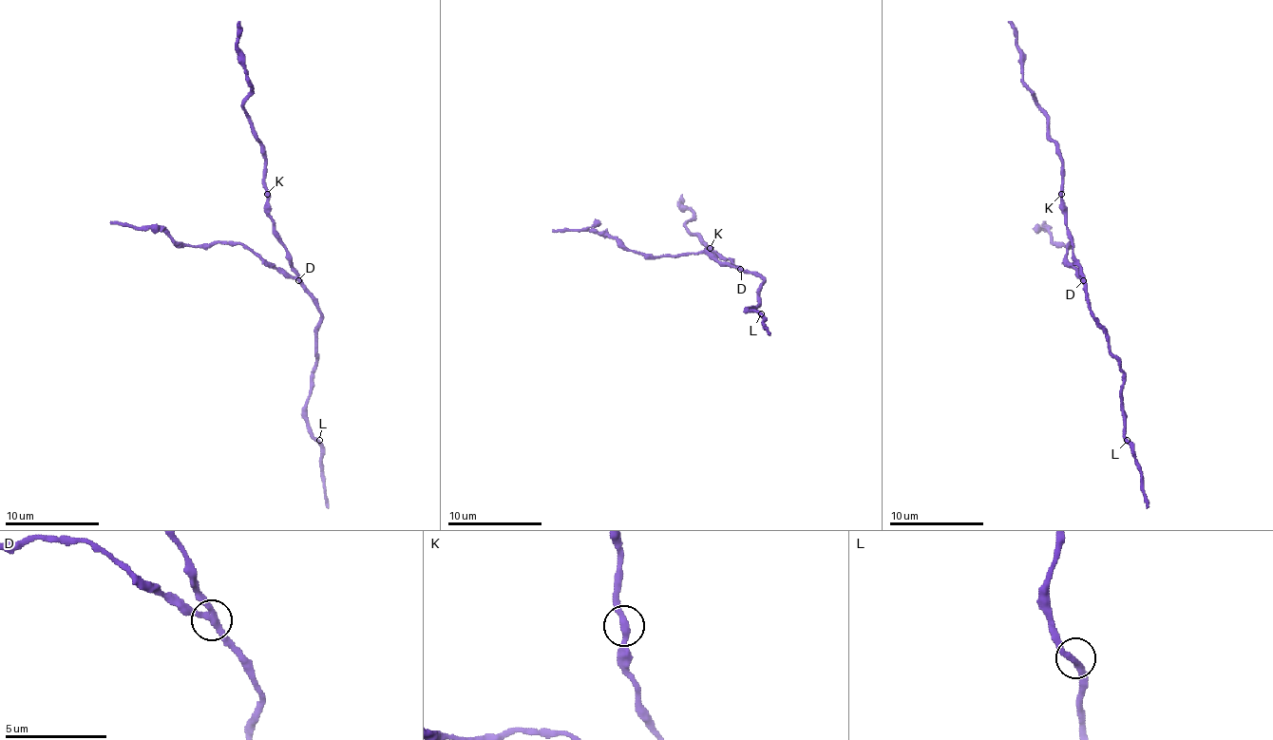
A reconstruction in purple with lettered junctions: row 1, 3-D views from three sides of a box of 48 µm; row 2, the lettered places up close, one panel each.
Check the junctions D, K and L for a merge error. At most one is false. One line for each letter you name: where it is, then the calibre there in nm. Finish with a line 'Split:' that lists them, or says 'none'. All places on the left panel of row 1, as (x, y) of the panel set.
D: place (298, 280); calibre 280 nm
Split: D

